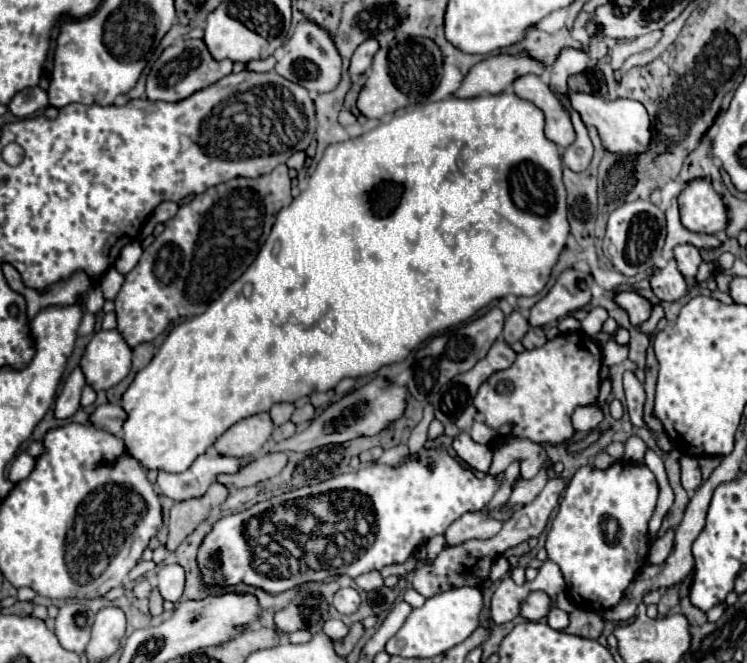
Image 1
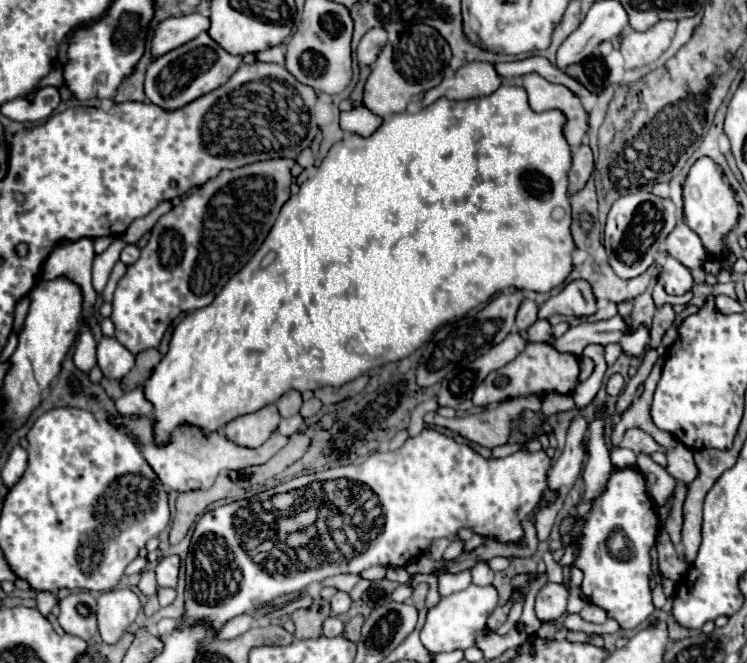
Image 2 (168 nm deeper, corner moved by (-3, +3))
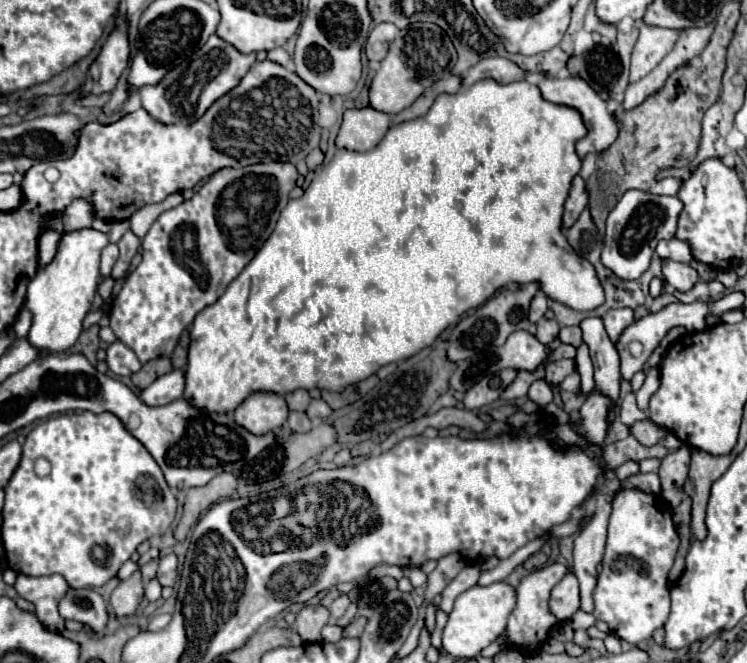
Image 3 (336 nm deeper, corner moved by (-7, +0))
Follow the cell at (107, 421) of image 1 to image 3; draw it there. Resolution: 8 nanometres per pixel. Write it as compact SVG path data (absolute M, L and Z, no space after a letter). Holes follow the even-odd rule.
M174 369L174 371L166 373L164 377L158 377L146 389L142 389L140 399L142 399L142 403L146 403L150 407L160 407L160 405L168 405L168 403L180 399L182 389L184 389L184 371Z

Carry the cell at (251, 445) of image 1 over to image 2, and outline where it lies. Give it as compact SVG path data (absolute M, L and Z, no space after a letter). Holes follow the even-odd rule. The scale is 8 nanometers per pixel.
M274 404L264 406L258 412L244 414L228 422L228 426L224 426L224 434L226 438L230 438L232 442L240 446L256 448L256 446L262 446L270 438L270 434L278 428L280 418L282 416Z

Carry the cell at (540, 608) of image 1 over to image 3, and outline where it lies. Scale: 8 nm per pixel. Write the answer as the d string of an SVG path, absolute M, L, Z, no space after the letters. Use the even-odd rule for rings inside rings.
M568 573L554 589L550 597L550 613L558 621L568 621L580 609L580 591L574 573Z

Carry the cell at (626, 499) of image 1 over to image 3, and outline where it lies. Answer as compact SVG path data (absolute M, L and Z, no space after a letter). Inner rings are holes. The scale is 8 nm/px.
M622 489L612 503L602 571L592 593L592 615L600 621L606 621L616 637L632 645L652 637L652 633L664 625L670 613L670 593L666 581L680 539L672 519L666 519L668 515L670 511L664 513L662 501L656 495L640 489Z

